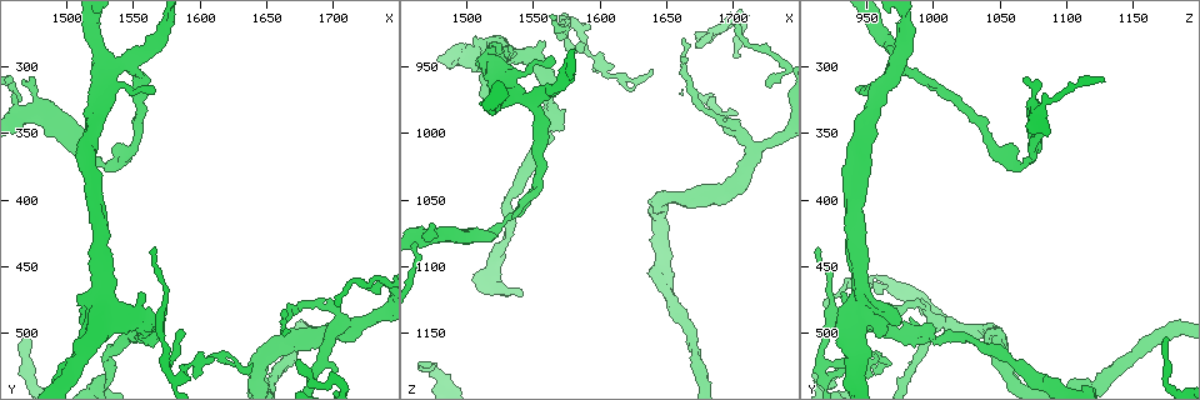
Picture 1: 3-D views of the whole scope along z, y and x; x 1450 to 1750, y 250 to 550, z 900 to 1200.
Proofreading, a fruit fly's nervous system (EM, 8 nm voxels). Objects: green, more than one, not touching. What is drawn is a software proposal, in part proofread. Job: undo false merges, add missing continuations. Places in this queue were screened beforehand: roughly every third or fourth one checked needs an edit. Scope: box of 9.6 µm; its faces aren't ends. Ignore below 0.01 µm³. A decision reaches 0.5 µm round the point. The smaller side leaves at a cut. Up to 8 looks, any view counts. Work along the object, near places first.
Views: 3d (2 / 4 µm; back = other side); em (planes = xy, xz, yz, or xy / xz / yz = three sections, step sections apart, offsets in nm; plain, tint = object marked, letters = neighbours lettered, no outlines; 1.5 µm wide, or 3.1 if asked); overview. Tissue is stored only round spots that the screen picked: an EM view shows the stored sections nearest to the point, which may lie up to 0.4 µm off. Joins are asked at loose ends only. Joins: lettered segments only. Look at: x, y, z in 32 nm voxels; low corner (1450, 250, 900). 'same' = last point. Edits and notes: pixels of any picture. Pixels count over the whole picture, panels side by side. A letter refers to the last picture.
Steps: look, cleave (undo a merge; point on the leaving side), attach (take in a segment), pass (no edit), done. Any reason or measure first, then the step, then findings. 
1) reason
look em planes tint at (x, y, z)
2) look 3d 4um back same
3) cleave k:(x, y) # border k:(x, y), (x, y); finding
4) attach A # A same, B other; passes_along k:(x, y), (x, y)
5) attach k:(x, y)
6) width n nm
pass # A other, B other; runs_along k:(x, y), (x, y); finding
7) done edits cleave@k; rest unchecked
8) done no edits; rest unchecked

branch stops here
look em planes letters at (1706, 482, 920)

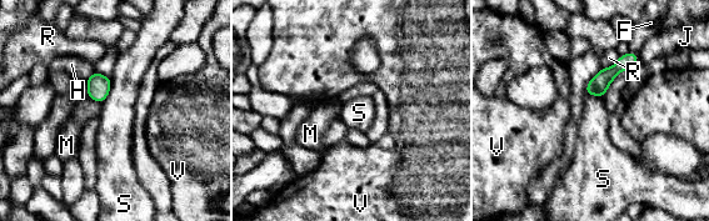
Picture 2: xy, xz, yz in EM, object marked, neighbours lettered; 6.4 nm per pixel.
width 100 nm
pass # F other, H other, J other, M other, R other, S other, V other; none of them fits

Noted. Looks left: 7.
end of a long branch
look 3d 4um at (1638, 524, 952)

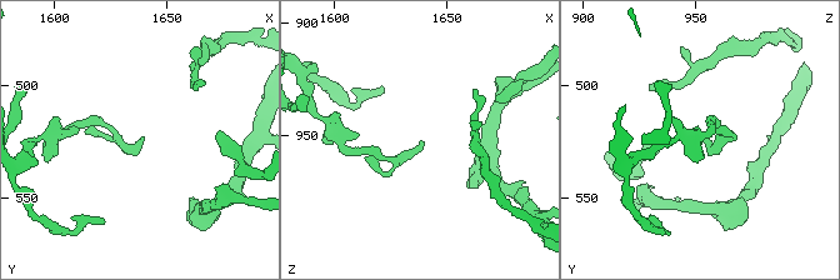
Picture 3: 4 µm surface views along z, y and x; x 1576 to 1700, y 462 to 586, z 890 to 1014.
need the tissue
look em planes letters at (1640, 525, 954)

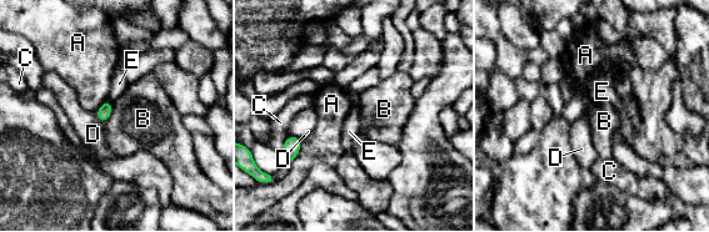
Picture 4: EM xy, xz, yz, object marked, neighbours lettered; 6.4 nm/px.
width 80 nm
pass # A other, B other, C other, D other, E other; border 4:(113, 102), (113, 110), (104, 122); no lettered segment goes on from it

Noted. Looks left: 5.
tapers out
look em planes plain at (1468, 502, 1174)

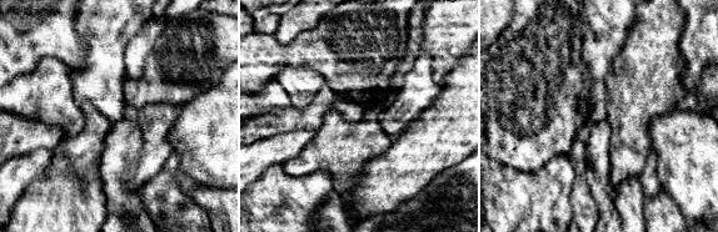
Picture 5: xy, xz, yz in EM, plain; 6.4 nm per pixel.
see the neighbours
look em planes letters same

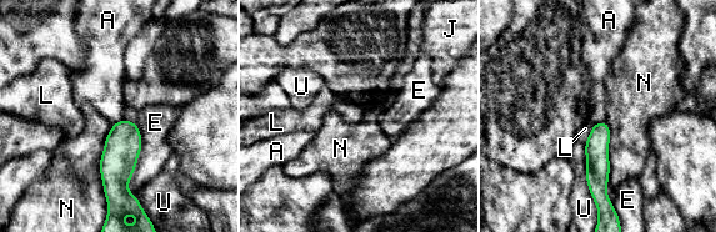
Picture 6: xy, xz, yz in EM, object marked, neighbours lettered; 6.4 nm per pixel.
pass # A other, E other, J other, L other, N other, U other; border 6:(604, 120), (592, 125); none of them fits

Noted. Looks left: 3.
done no edits; rest unchecked

